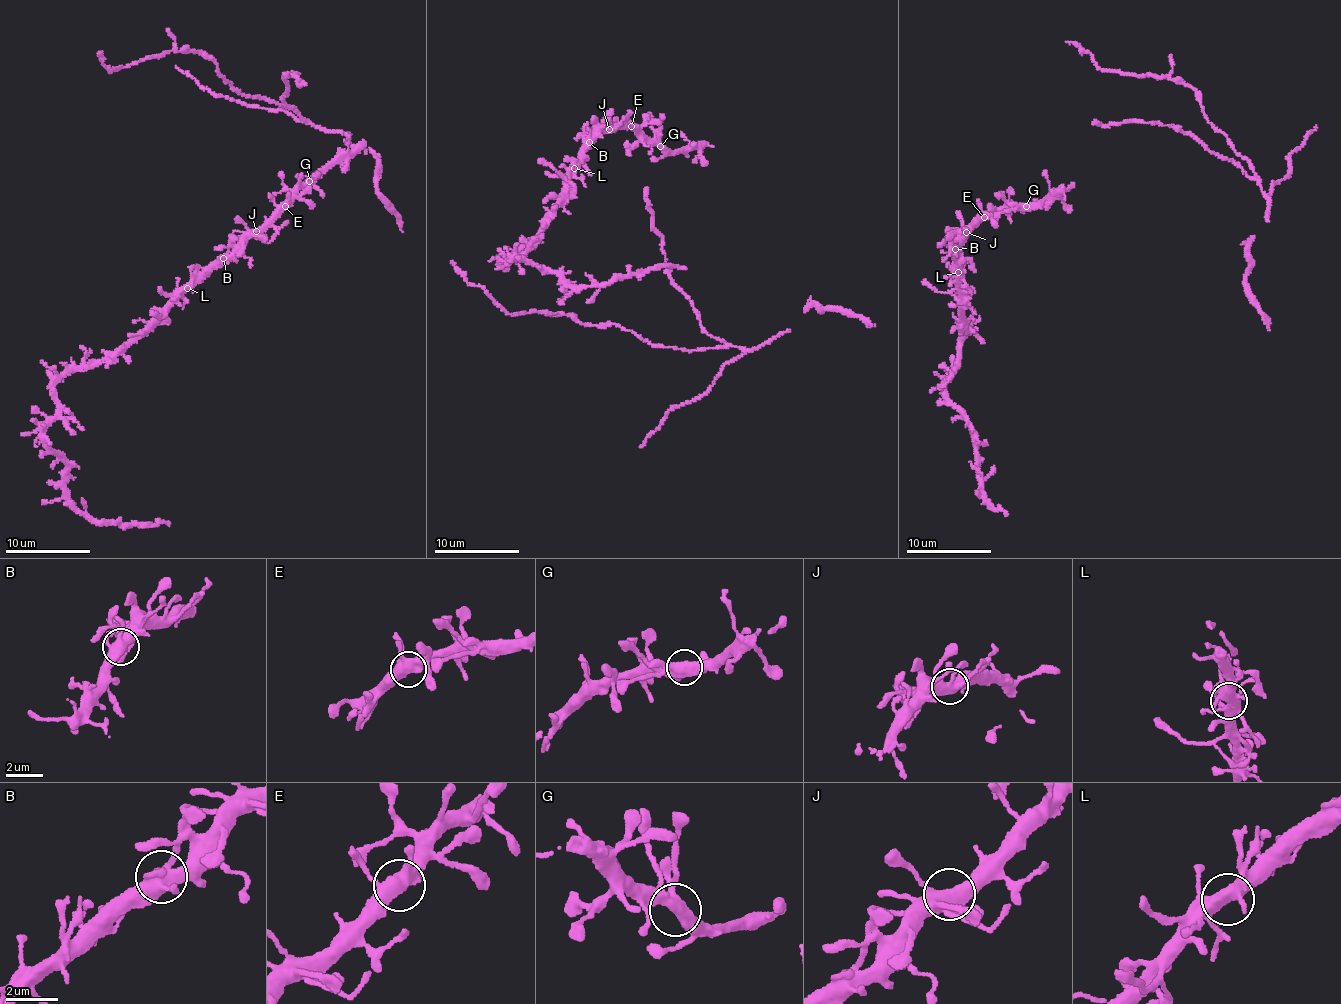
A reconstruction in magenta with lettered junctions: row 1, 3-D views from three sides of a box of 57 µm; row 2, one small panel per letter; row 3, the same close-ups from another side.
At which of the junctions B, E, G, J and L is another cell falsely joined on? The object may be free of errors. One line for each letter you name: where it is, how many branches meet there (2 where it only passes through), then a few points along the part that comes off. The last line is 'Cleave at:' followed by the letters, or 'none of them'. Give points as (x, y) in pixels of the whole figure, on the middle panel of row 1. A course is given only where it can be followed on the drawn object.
L: place (574, 168); branches 4; course (574, 168), (575, 175), (586, 187)
Cleave at: L

